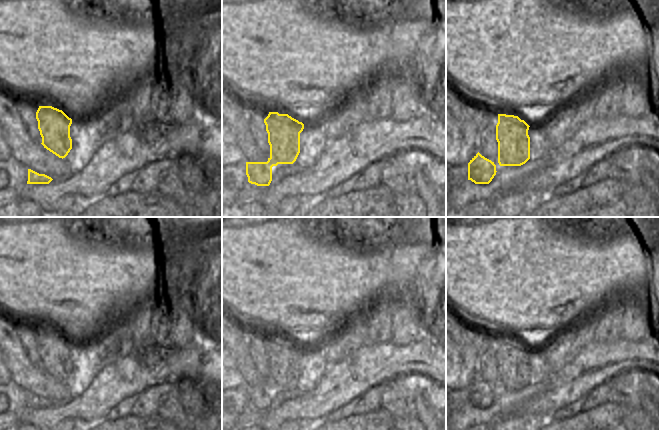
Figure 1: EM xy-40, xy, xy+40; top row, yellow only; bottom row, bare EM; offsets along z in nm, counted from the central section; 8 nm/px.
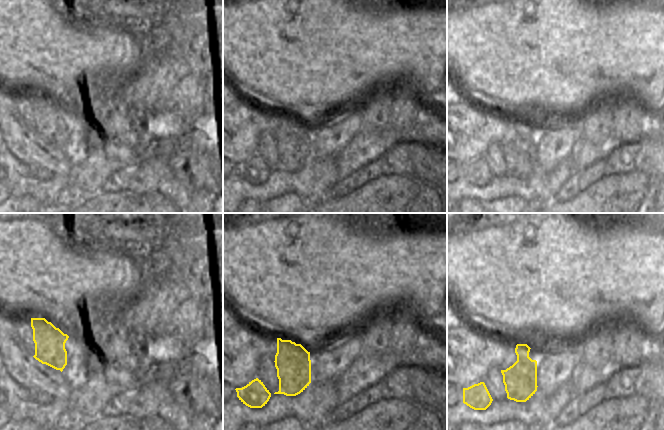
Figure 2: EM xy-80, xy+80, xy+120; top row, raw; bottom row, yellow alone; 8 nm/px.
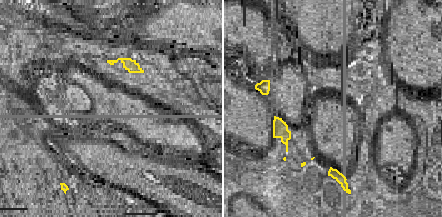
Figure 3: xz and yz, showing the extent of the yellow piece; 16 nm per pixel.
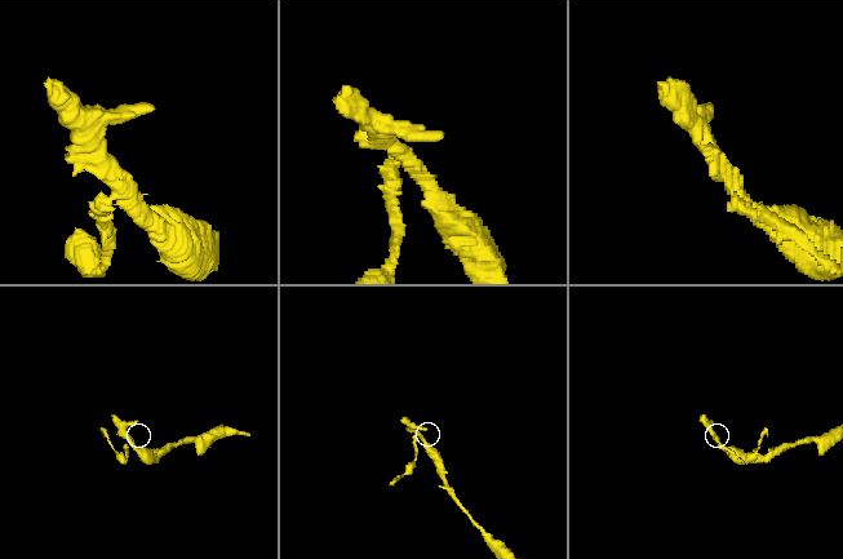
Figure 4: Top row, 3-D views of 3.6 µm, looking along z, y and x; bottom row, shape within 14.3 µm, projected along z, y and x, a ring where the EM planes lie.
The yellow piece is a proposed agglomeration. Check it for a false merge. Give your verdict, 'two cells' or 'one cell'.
two cells

